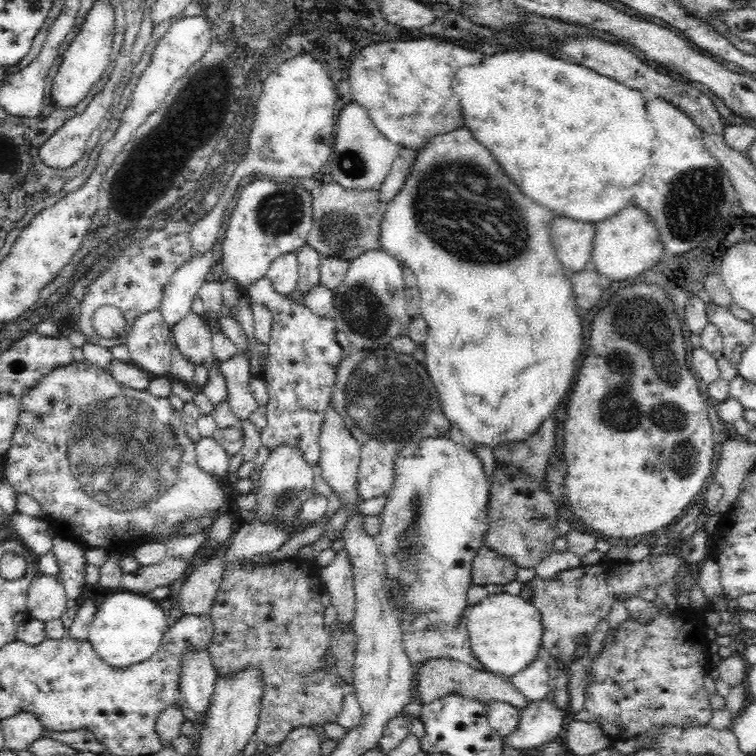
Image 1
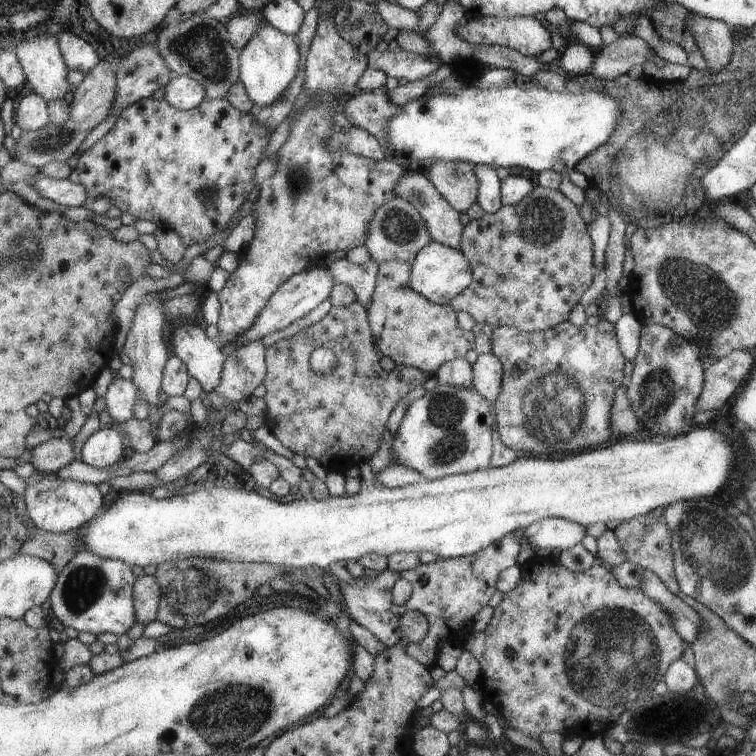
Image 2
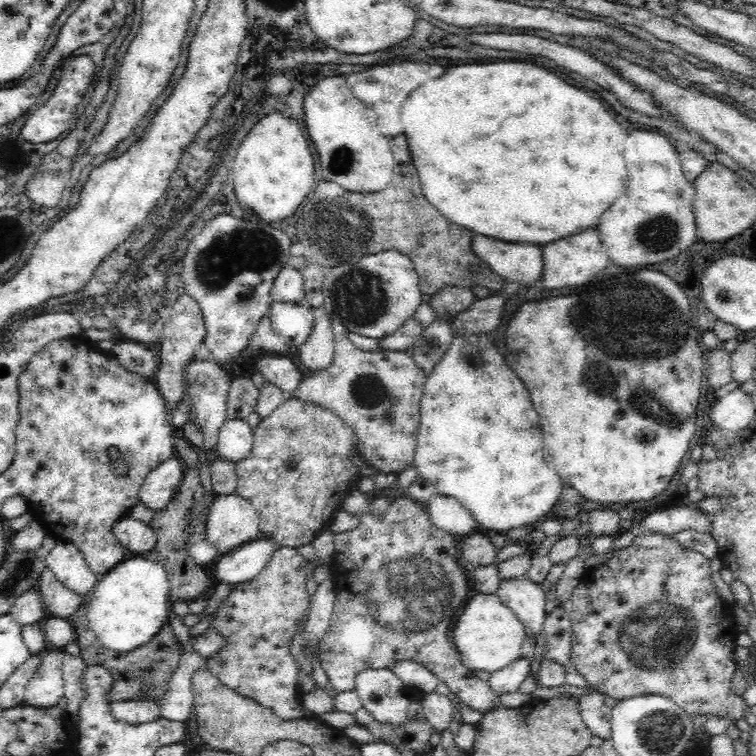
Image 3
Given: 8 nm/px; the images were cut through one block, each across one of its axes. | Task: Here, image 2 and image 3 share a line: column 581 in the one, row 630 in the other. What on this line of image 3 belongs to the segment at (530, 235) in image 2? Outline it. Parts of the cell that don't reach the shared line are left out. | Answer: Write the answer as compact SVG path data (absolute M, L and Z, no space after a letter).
M291 547L278 548L274 554L272 554L268 565L253 580L244 583L236 583L234 585L232 592L228 594L228 598L226 598L226 600L220 604L220 608L216 610L216 618L213 618L212 626L210 626L210 628L214 628L218 634L222 634L222 636L228 640L228 644L226 644L220 652L216 652L212 656L209 656L208 659L204 660L204 668L209 671L209 674L212 674L213 677L218 679L221 685L227 686L230 690L234 690L234 692L241 694L242 697L251 698L260 706L269 709L278 720L295 720L296 718L304 717L304 693L298 684L299 668L295 663L292 654L290 654L290 644L292 644L292 638L296 636L296 624L300 624L302 620L306 620L304 616L309 614L308 608L310 608L310 596L308 596L308 590L306 590L306 580L308 580L308 578L306 578L306 570L309 570L310 572L312 568L311 562L306 560L306 558L303 558L299 554L298 549Z

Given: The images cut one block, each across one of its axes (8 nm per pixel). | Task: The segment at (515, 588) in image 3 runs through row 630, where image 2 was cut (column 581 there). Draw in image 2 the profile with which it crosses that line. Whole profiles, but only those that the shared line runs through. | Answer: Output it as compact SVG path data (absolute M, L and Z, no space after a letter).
M548 517L526 527L522 540L537 551L547 553L554 548L570 548L585 536L585 526L563 518Z

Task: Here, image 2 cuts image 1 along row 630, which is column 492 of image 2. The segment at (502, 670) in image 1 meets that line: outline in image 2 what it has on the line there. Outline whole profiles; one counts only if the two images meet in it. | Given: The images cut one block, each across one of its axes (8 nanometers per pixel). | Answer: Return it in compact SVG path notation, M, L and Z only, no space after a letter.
M701 427L682 433L681 435L676 435L675 437L667 437L666 440L662 440L660 443L656 442L656 440L653 440L651 437L642 436L639 440L627 440L623 438L618 441L612 441L612 443L606 444L604 447L588 449L587 451L582 451L580 453L562 455L556 458L522 454L516 457L516 460L513 460L510 464L501 467L489 467L488 469L479 469L478 471L460 473L457 475L446 475L439 479L426 480L421 483L408 483L401 487L387 487L380 484L379 481L376 480L375 474L372 473L370 466L371 459L370 456L370 458L367 458L360 464L360 479L362 481L361 489L358 494L352 496L344 495L343 497L331 496L328 500L316 500L310 497L302 500L296 499L288 503L277 502L276 500L262 497L260 494L252 490L246 491L238 488L217 487L212 482L206 482L204 486L192 490L190 493L180 495L174 494L174 496L169 499L154 499L152 498L150 491L121 492L118 494L118 498L113 500L112 504L105 509L102 514L97 514L90 523L82 526L85 530L83 531L83 541L82 544L80 544L78 551L85 551L88 549L101 557L112 557L113 559L126 561L132 566L143 567L148 566L149 564L155 564L158 566L160 563L176 559L202 557L243 563L270 563L280 565L281 567L284 565L296 568L311 566L328 570L332 562L340 560L346 564L349 561L357 561L367 553L378 553L389 557L398 551L419 553L425 550L438 554L439 557L444 559L448 559L451 557L474 554L483 548L486 548L489 544L502 539L504 535L513 533L514 530L518 530L518 528L530 527L531 524L535 523L537 520L548 517L563 518L586 527L588 524L596 524L596 522L600 524L600 522L606 523L610 522L610 520L627 521L638 515L648 515L651 510L658 508L658 506L665 508L672 503L686 499L696 499L703 496L712 500L712 498L716 496L717 500L718 490L720 490L720 488L724 486L724 482L732 476L734 460L736 460L736 450L730 446L730 442L728 442L726 435L721 434L716 430L711 430L710 428L703 429Z

